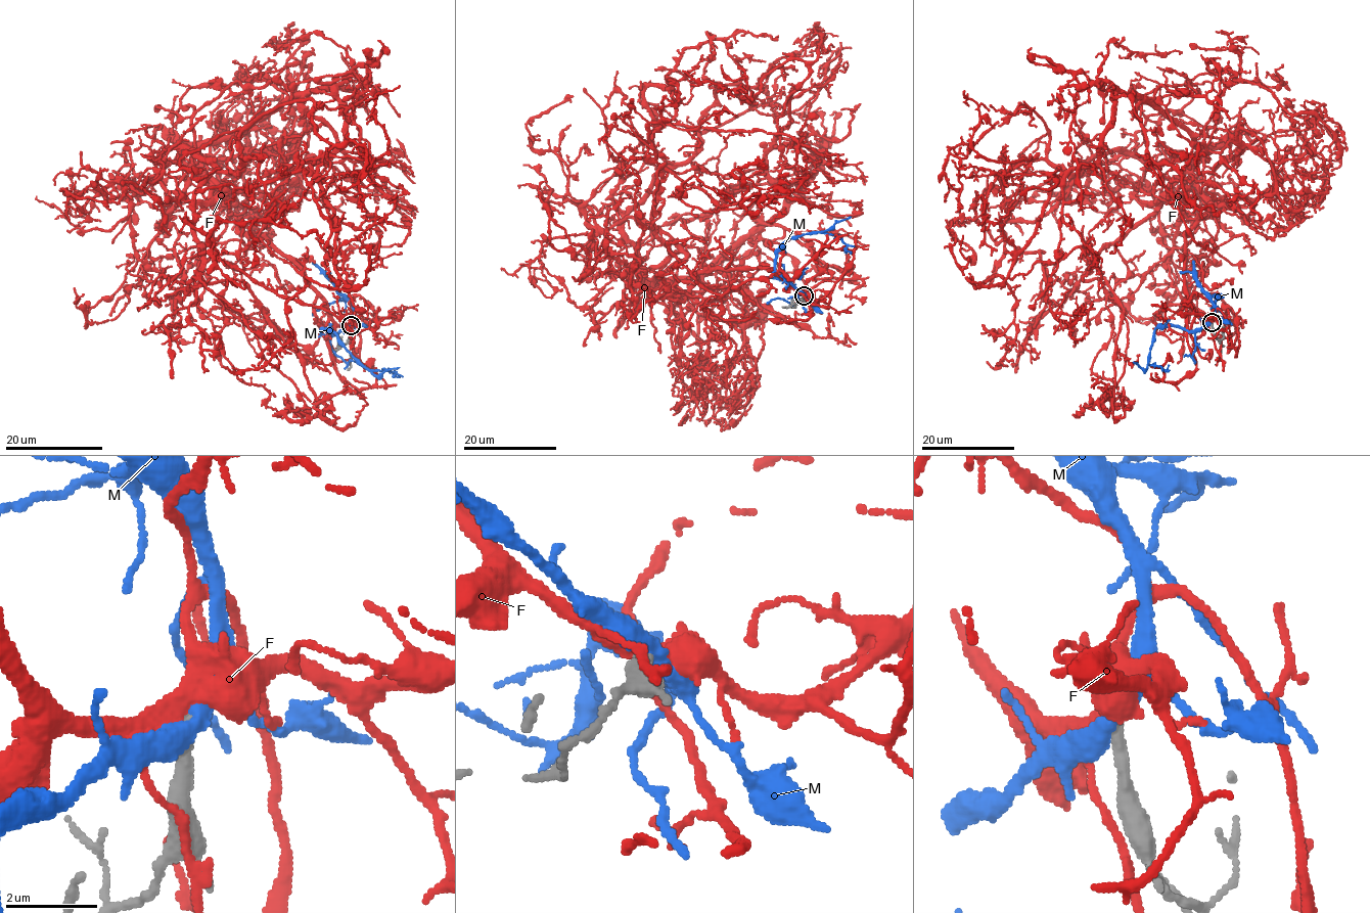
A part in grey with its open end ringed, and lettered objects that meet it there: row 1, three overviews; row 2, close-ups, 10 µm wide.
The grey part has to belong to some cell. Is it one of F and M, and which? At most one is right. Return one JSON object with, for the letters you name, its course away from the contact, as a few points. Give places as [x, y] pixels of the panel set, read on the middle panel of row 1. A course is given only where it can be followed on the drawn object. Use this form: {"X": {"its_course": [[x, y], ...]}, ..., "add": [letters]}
{"M": {"its_course": [[804, 294], [775, 268], [777, 252], [788, 238], [819, 232], [838, 235], [847, 245], [846, 253]]}, "add": ["M"]}

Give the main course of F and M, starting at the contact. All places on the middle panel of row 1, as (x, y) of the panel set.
F: (803, 294), (762, 268), (659, 279), (797, 194), (767, 155), (809, 66), (750, 100), (683, 71)
M: (804, 294), (775, 268), (777, 252), (788, 238), (819, 232), (838, 235), (847, 245), (846, 253)

